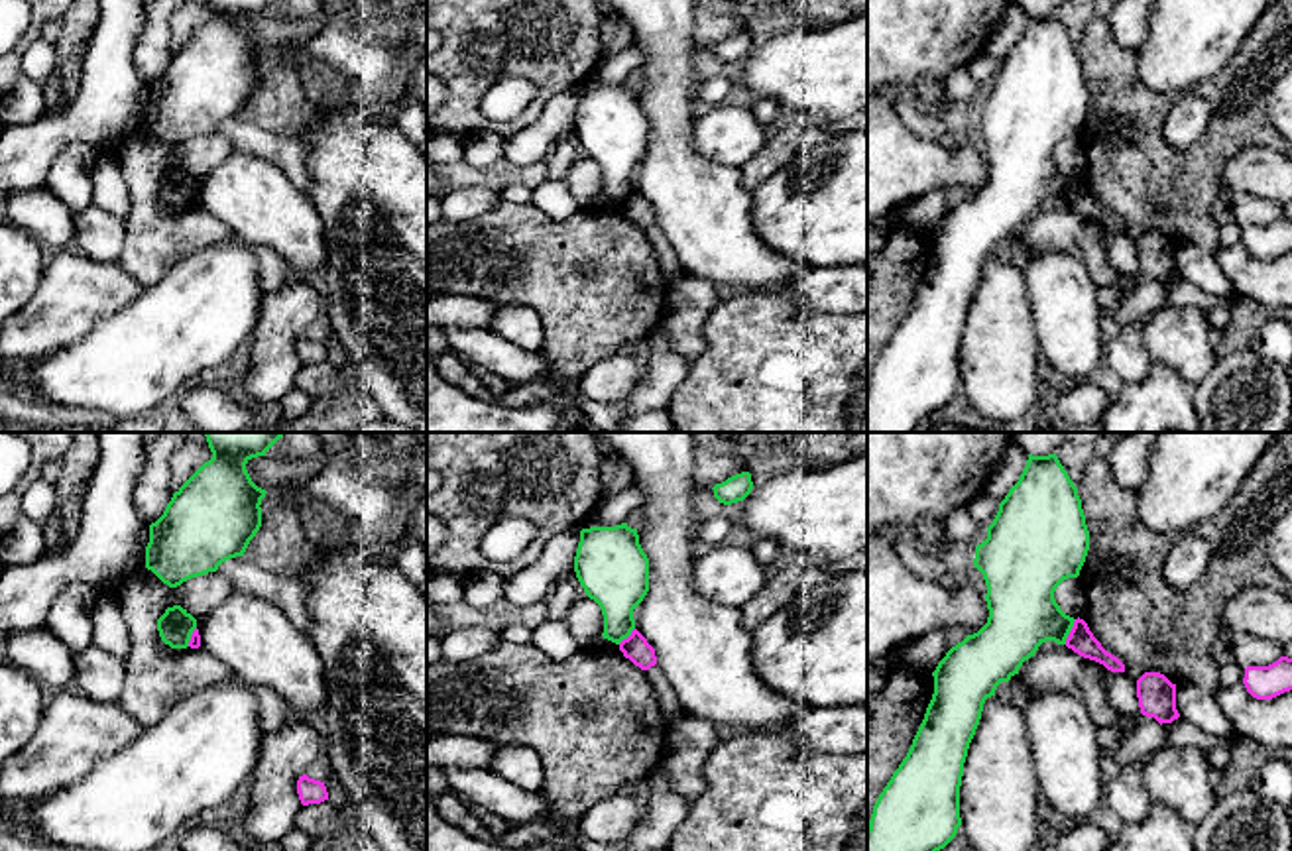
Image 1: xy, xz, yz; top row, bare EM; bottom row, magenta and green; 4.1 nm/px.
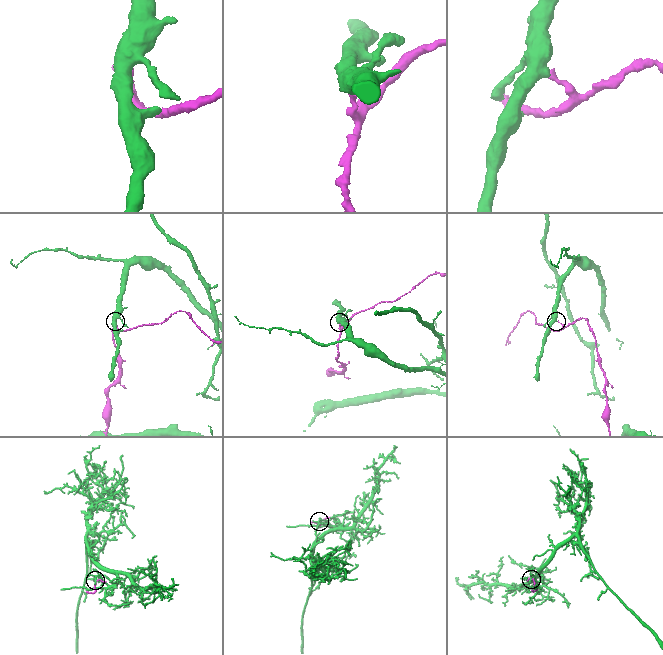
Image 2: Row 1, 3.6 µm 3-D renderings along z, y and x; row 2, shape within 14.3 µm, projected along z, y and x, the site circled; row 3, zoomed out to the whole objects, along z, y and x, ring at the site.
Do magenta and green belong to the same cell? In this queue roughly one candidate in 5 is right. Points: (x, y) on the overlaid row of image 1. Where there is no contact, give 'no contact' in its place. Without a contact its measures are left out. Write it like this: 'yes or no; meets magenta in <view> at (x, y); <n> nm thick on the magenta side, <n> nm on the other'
no; meets magenta in yz at (1070, 631); 110 nm thick on the magenta side, 280 nm on the other

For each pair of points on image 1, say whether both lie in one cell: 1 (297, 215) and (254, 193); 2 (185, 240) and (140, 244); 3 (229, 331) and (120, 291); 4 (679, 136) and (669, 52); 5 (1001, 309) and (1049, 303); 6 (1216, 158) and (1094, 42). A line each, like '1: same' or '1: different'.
1: same
2: same
3: different
4: same
5: different
6: same

